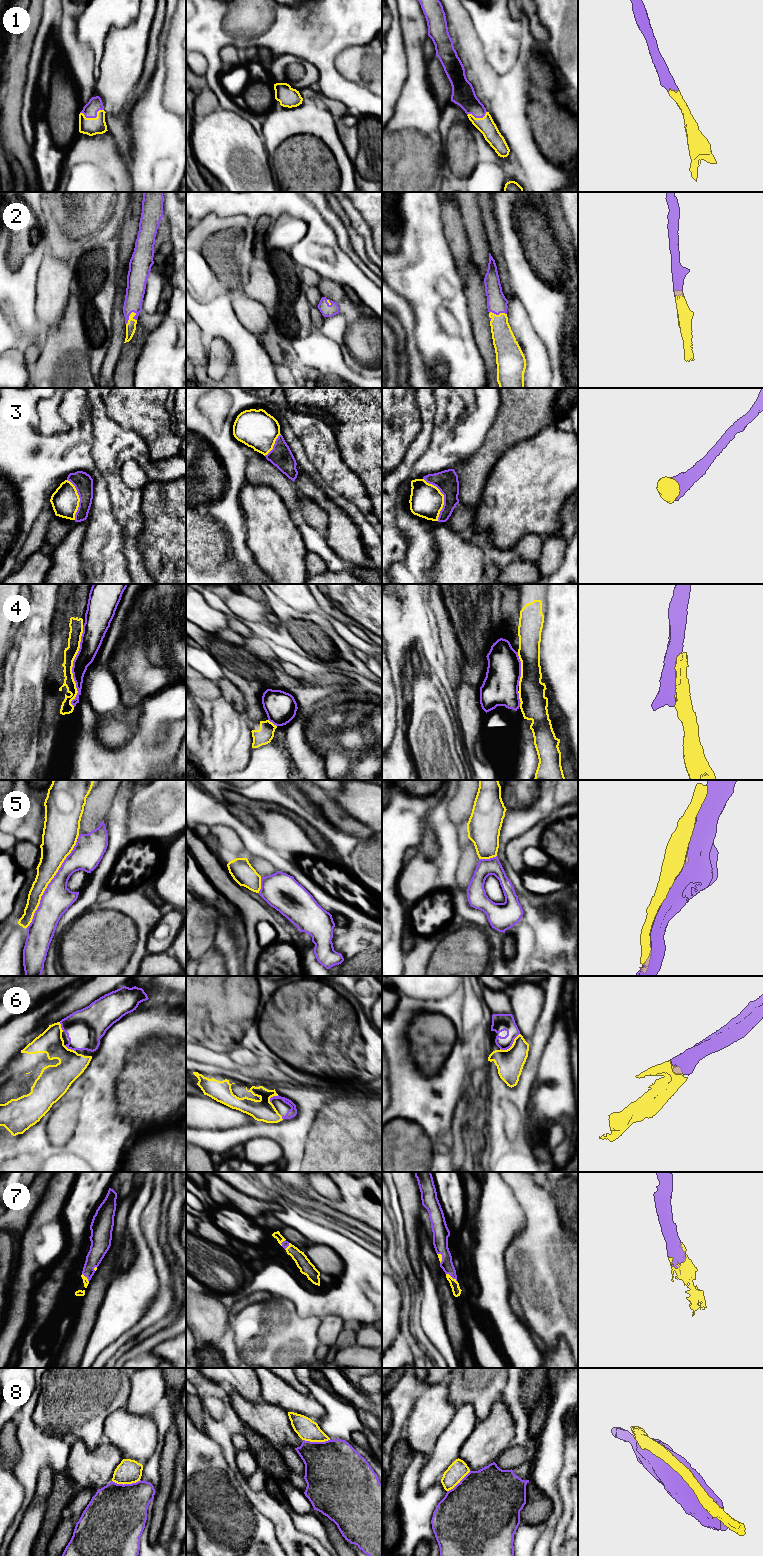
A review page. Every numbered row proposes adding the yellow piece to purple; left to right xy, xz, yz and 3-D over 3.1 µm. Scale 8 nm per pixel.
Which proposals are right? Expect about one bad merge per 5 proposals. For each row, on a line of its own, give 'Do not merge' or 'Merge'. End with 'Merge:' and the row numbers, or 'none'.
1: Merge
2: Merge
3: Merge
4: Do not merge
5: Do not merge
6: Merge
7: Merge
8: Do not merge
Merge: 1, 2, 3, 6, 7

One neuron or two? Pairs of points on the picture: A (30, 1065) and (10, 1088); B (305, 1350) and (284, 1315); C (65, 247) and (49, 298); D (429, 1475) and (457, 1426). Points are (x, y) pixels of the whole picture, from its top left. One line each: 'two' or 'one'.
A: one
B: one
C: two
D: one

